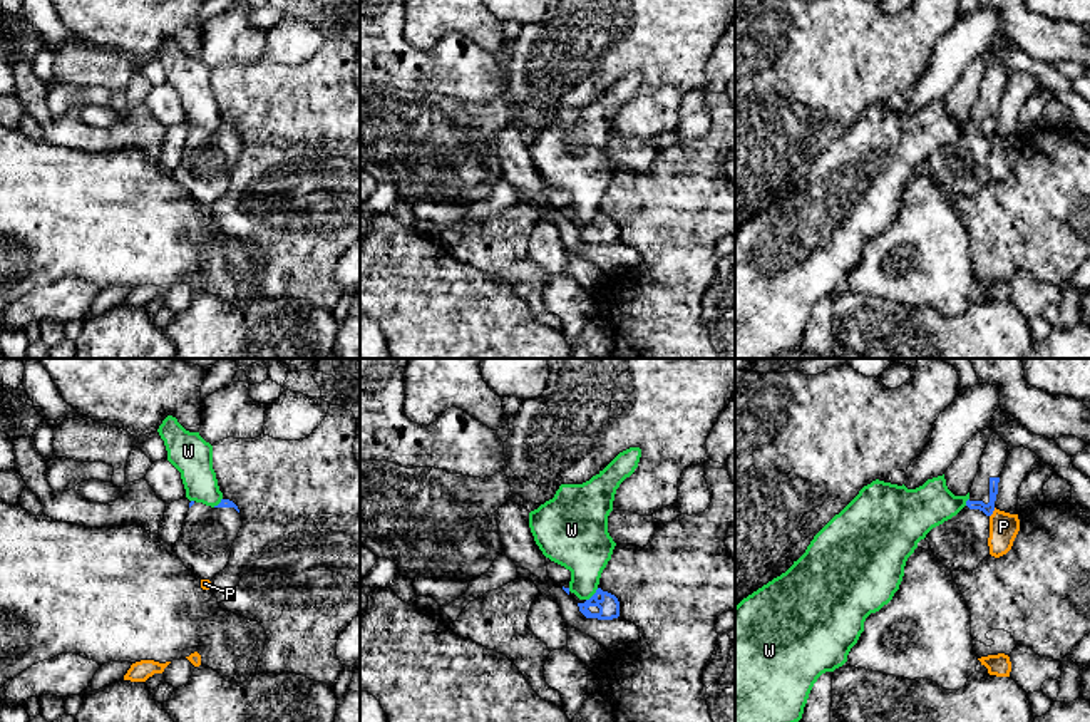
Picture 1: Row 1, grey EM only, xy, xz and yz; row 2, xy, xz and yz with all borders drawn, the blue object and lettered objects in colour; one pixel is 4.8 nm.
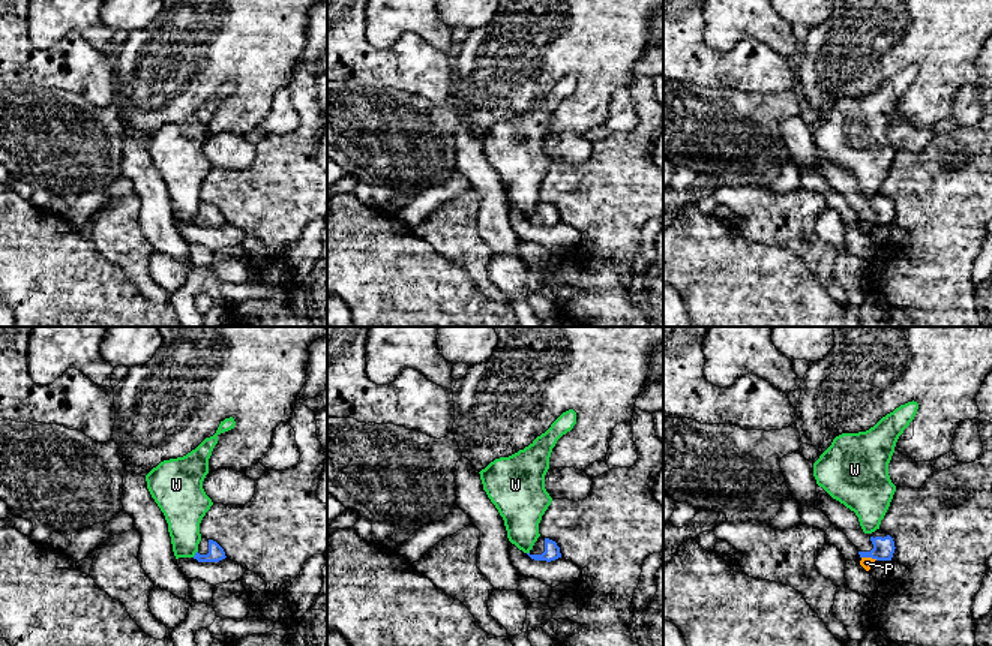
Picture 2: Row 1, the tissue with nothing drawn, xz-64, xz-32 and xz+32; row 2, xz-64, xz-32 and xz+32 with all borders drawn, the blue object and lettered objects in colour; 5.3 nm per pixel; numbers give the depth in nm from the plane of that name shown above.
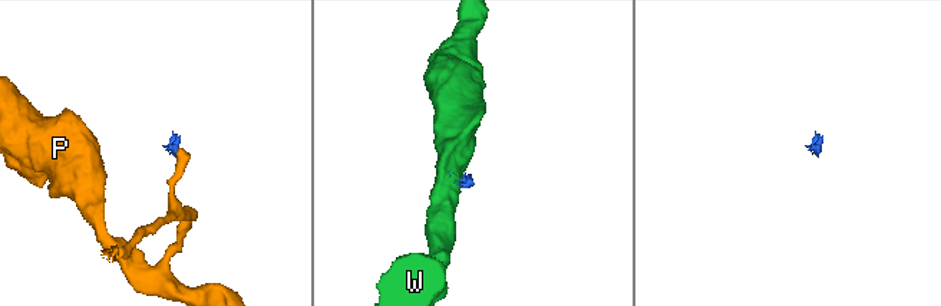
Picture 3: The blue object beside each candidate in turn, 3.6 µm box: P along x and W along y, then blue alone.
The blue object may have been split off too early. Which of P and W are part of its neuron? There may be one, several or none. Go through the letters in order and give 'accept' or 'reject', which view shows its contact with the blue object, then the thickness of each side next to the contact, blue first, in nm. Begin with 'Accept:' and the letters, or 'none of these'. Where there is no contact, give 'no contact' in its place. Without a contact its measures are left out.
Accept: none of these
P: reject; contact in yz; calibres 50 and 140 nm
W: reject; contact in xz; calibres 100 and 280 nm

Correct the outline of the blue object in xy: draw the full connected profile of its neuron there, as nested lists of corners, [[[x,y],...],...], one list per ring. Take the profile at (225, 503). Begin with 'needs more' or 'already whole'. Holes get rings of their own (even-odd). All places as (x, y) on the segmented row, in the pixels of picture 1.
needs more; [[[221,499],[214,508],[191,501],[172,549],[189,571],[211,581],[229,565],[241,526],[241,513],[233,501]]]

